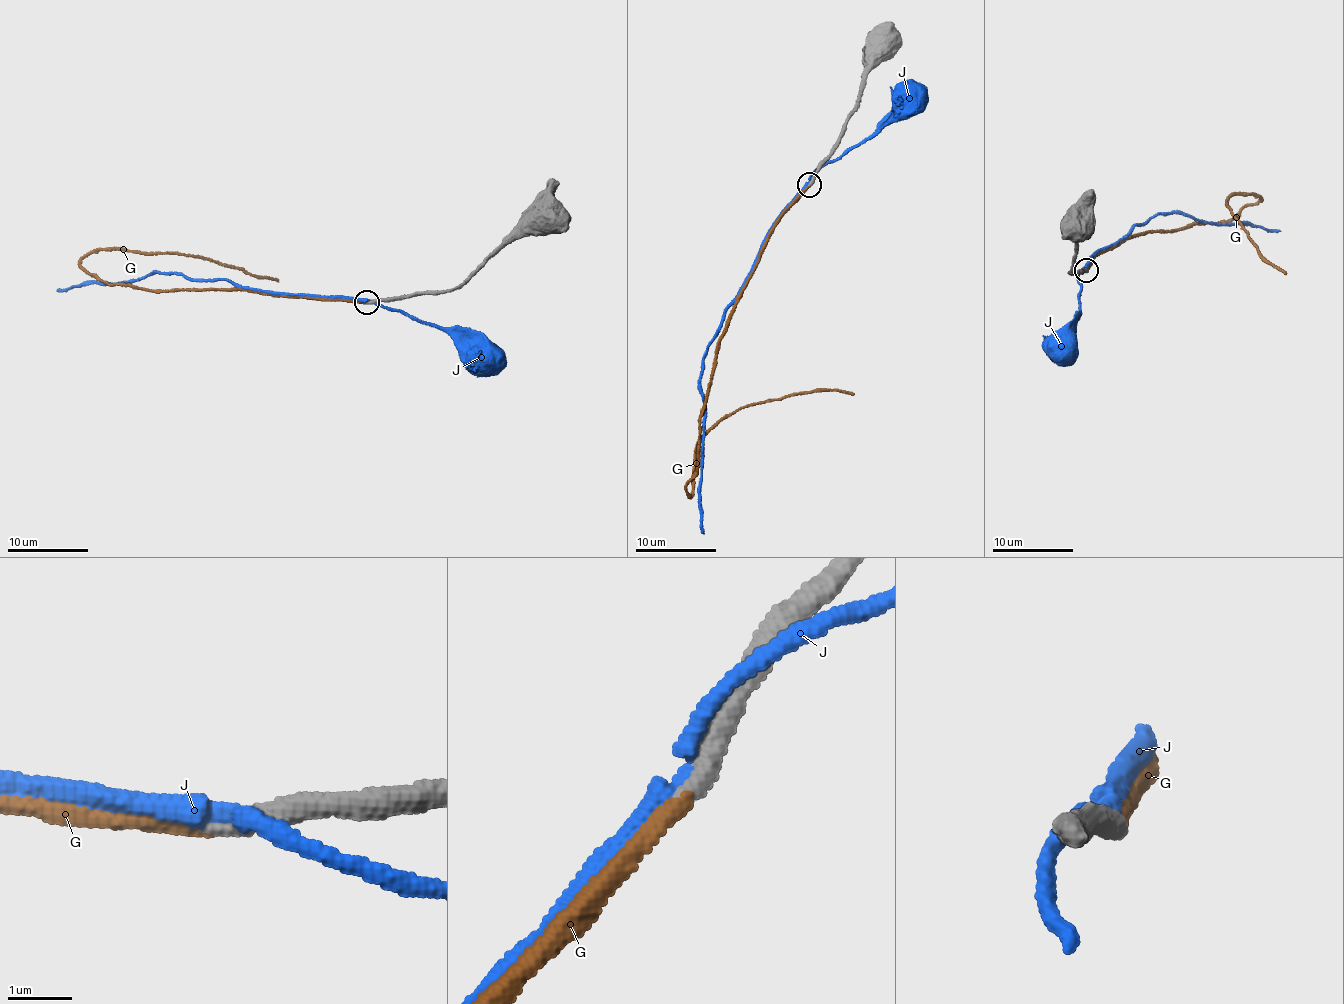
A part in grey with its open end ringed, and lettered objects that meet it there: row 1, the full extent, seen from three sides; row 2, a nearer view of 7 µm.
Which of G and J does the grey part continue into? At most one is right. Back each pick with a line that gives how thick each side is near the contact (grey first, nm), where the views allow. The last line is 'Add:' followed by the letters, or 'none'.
G: calibres 360 and 280 nm
Add: G

